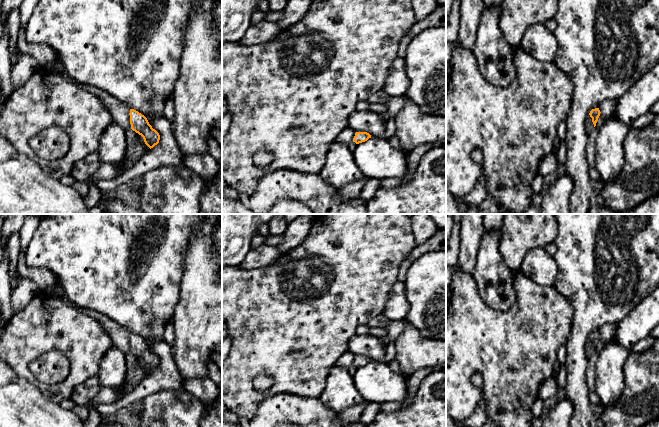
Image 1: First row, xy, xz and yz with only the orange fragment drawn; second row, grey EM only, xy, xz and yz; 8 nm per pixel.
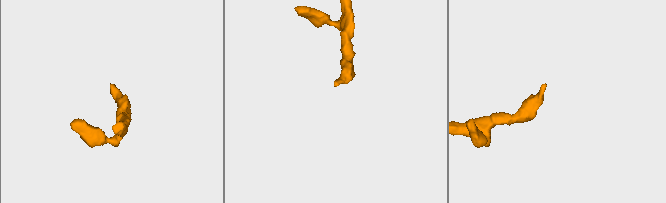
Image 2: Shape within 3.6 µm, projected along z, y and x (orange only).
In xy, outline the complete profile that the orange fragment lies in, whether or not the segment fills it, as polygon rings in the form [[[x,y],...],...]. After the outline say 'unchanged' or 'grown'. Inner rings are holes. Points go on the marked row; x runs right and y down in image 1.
[[[81,84],[88,91],[95,94],[101,103],[112,115],[113,121],[124,130],[132,129],[144,139],[145,144],[151,149],[159,143],[160,135],[152,128],[147,118],[138,111],[131,109],[119,99],[93,86]]]; grown

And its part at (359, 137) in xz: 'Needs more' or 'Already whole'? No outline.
Needs more

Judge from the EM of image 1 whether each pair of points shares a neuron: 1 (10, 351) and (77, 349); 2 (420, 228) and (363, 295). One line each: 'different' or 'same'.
1: same
2: different

